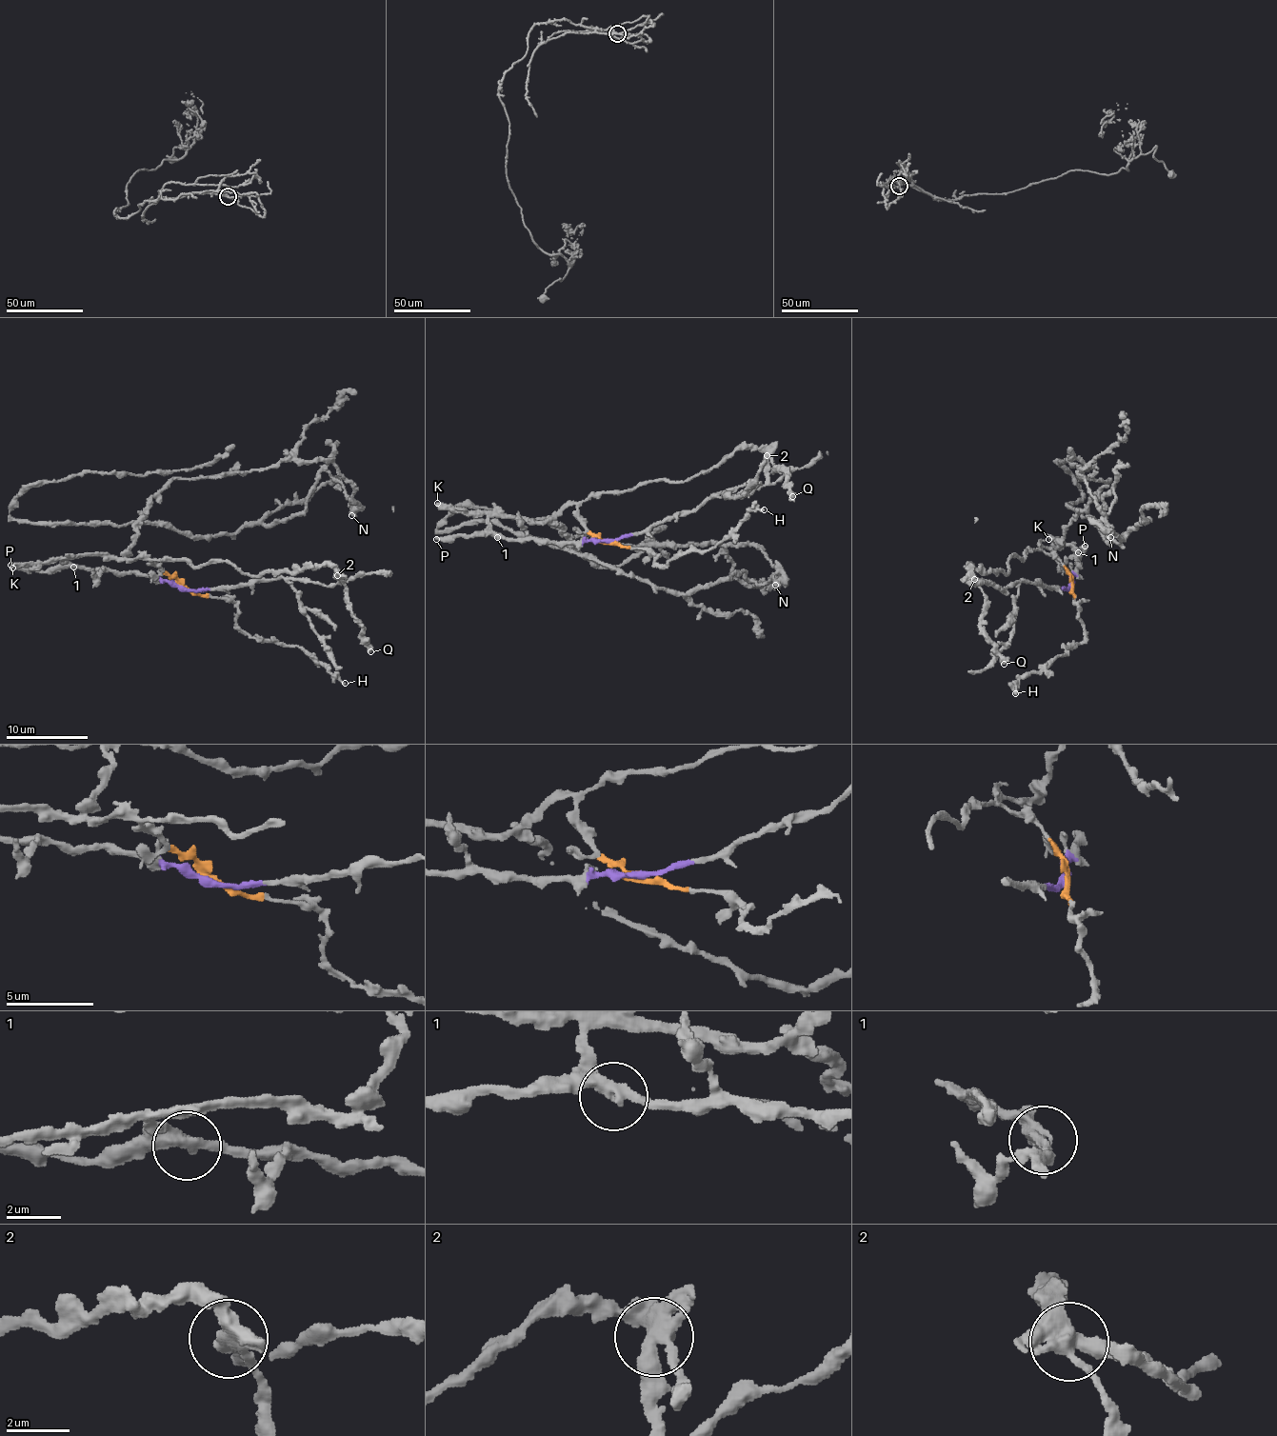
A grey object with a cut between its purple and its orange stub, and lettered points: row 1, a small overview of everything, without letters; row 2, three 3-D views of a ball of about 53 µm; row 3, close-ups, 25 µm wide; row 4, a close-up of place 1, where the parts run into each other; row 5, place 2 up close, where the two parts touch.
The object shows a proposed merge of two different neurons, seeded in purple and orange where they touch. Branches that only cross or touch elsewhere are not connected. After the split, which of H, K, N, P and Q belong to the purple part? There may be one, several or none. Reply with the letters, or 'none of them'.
P

